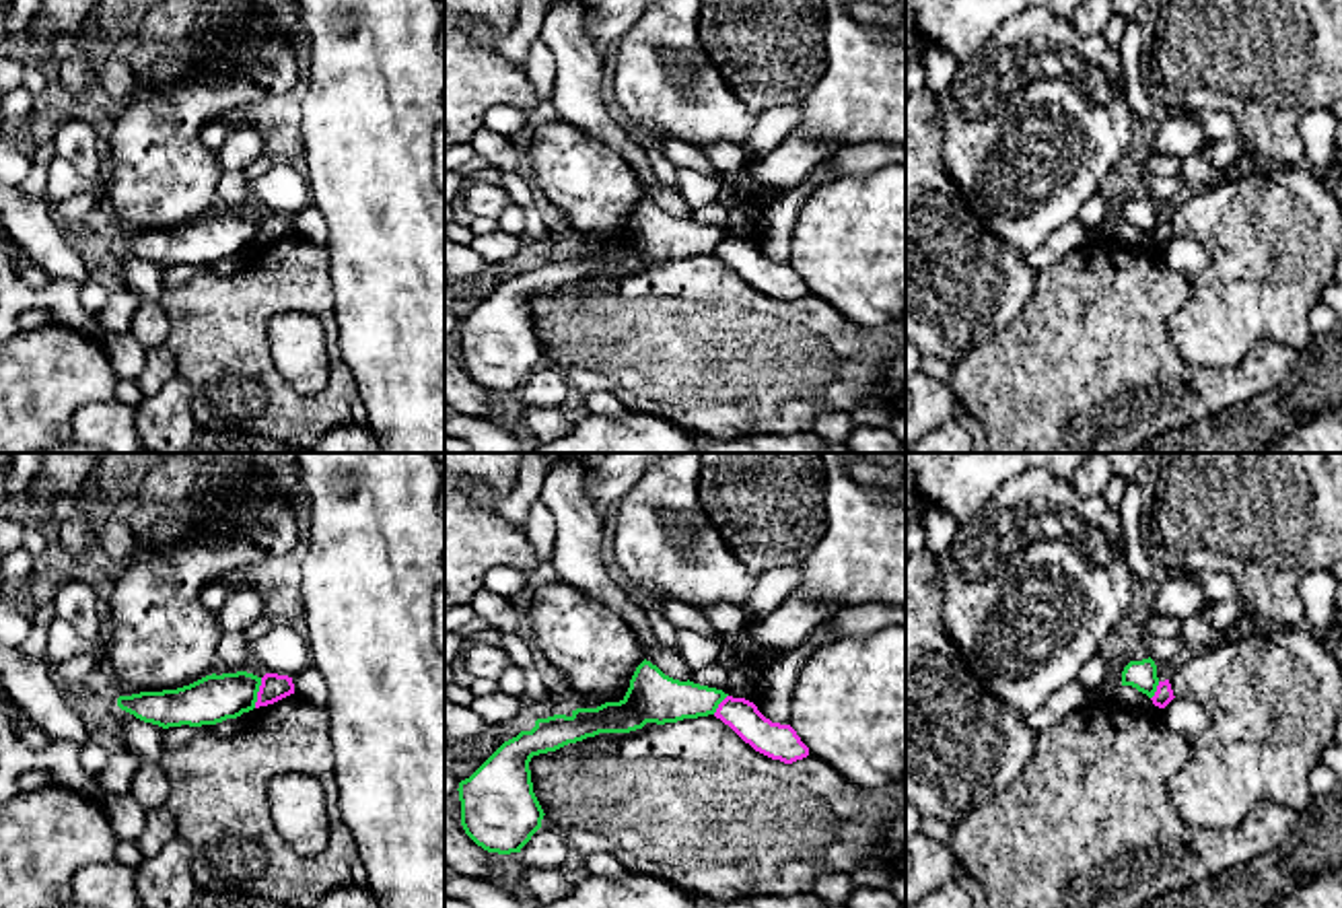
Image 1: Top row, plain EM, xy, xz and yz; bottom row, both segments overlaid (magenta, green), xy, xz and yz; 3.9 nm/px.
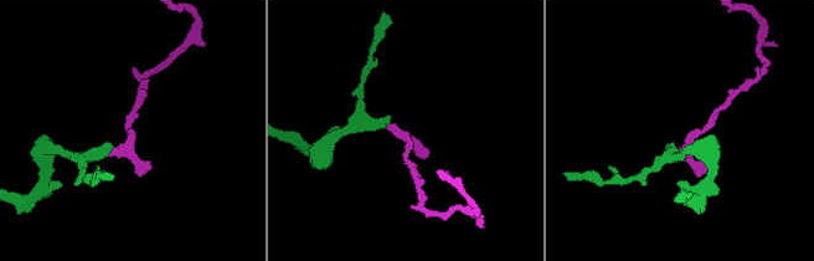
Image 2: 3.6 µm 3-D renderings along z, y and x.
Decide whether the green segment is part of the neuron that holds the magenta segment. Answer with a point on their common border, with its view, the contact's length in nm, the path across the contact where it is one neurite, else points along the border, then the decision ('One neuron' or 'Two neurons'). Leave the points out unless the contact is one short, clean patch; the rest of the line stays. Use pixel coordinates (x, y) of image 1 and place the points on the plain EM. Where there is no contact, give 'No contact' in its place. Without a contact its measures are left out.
Touches magenta at xy (258, 231). Shared border 120 nm. Boundary: xy (262, 217), (254, 246). Two neurons

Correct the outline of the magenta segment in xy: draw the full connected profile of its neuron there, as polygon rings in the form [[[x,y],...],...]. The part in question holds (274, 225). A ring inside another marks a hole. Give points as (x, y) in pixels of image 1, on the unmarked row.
[[[266,212],[261,216],[255,247],[274,243],[290,233],[294,233],[292,216],[278,214],[278,212]]]

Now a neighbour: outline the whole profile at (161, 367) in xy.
[[[152,346],[146,350],[146,366],[136,379],[144,397],[152,397],[177,375],[175,356],[165,346]]]

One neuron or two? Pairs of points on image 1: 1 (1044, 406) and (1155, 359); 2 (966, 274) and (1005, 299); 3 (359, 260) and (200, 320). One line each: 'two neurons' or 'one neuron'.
1: one neuron
2: one neuron
3: two neurons

